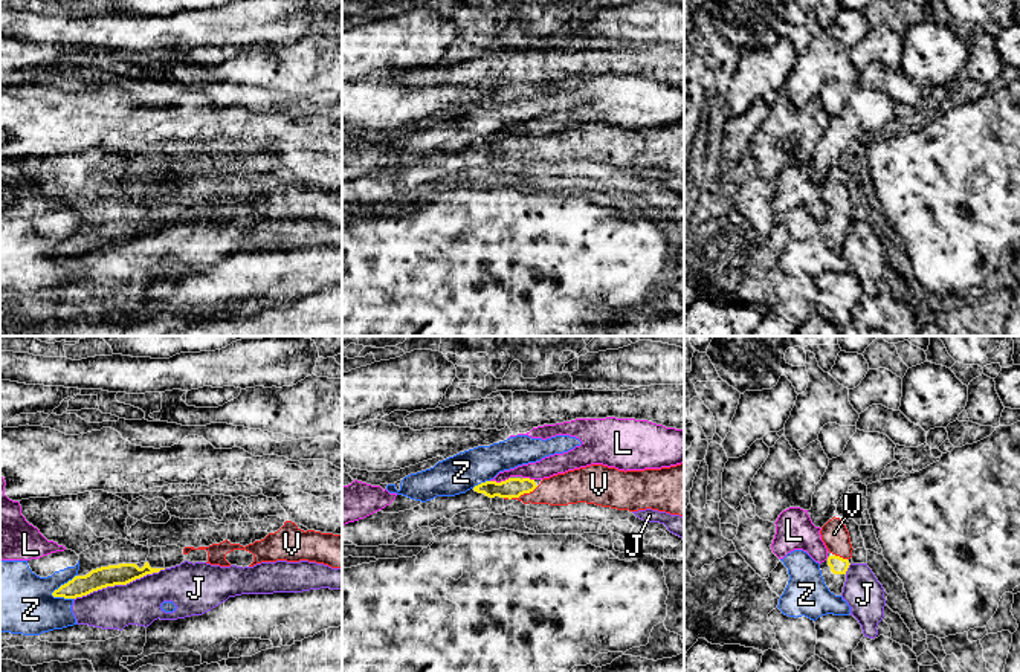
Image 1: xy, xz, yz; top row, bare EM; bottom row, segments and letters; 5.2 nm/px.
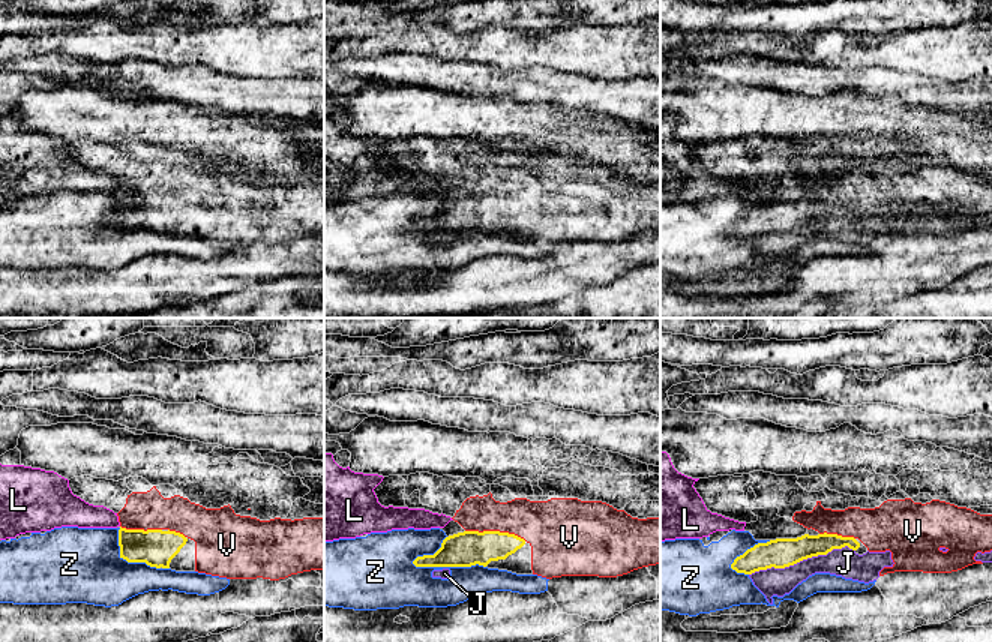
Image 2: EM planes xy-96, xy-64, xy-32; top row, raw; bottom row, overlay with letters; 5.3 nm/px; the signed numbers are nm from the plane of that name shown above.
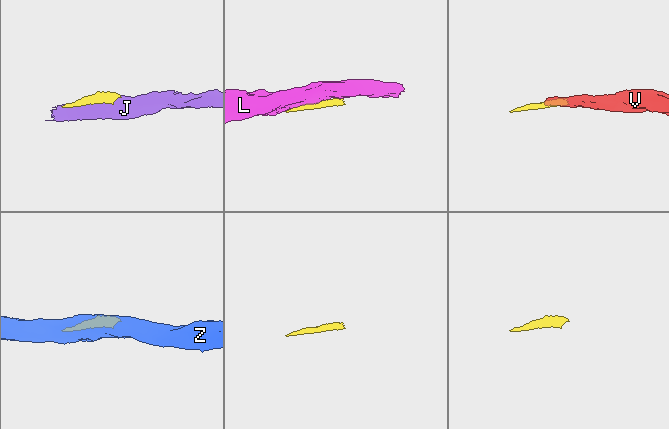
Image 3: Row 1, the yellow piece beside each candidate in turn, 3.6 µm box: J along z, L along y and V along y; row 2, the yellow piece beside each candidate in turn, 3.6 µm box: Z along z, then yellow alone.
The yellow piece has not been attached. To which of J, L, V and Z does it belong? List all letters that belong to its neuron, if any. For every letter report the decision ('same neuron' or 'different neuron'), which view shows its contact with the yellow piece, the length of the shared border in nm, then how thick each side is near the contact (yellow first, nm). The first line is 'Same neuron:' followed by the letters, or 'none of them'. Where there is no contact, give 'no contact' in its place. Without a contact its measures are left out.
Same neuron: V
J: different neuron; meets yellow in xy; contact 500 nm long; 110 nm thick on the yellow side, 220 nm on the other
L: different neuron; meets yellow in xz; contact 110 nm long; 110 nm thick on the yellow side, 100 nm on the other
V: same neuron; meets yellow in xz; contact 200 nm long; 110 nm thick on the yellow side, 170 nm on the other
Z: different neuron; meets yellow in xy; contact 180 nm long; 110 nm thick on the yellow side, 320 nm on the other

